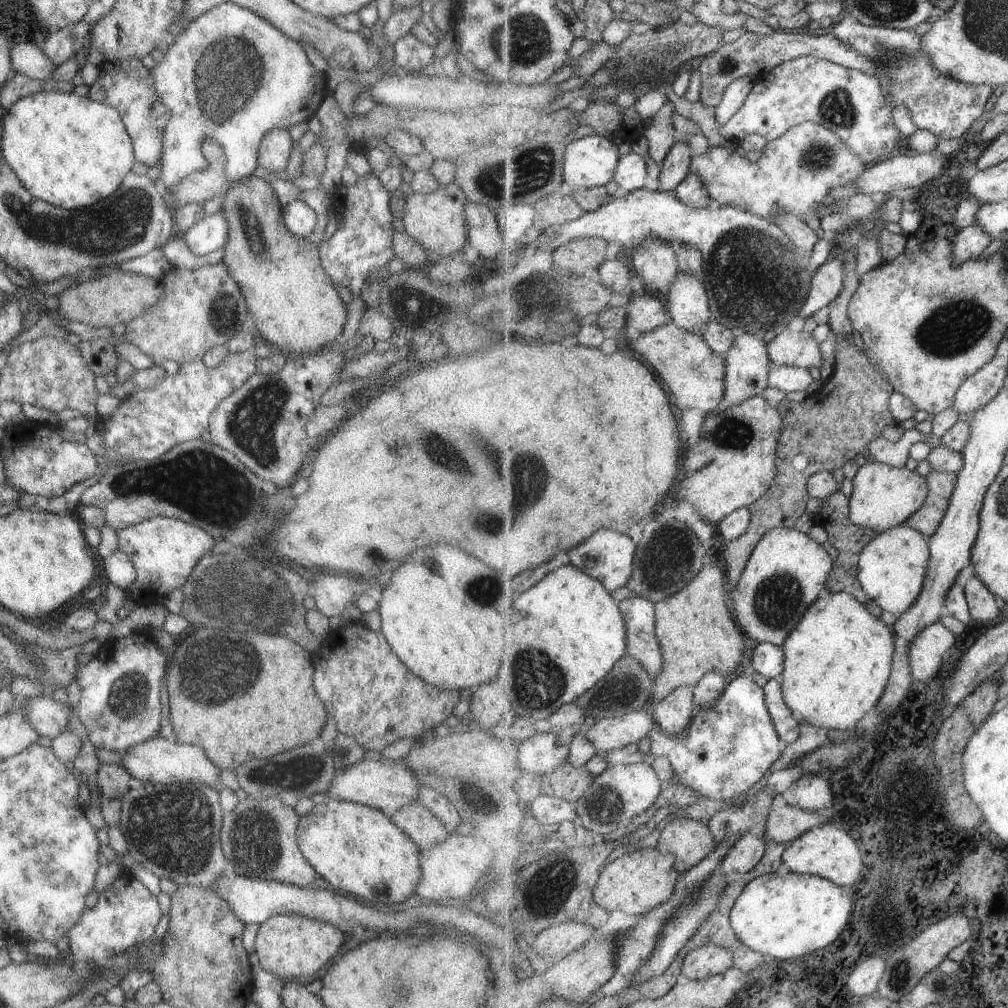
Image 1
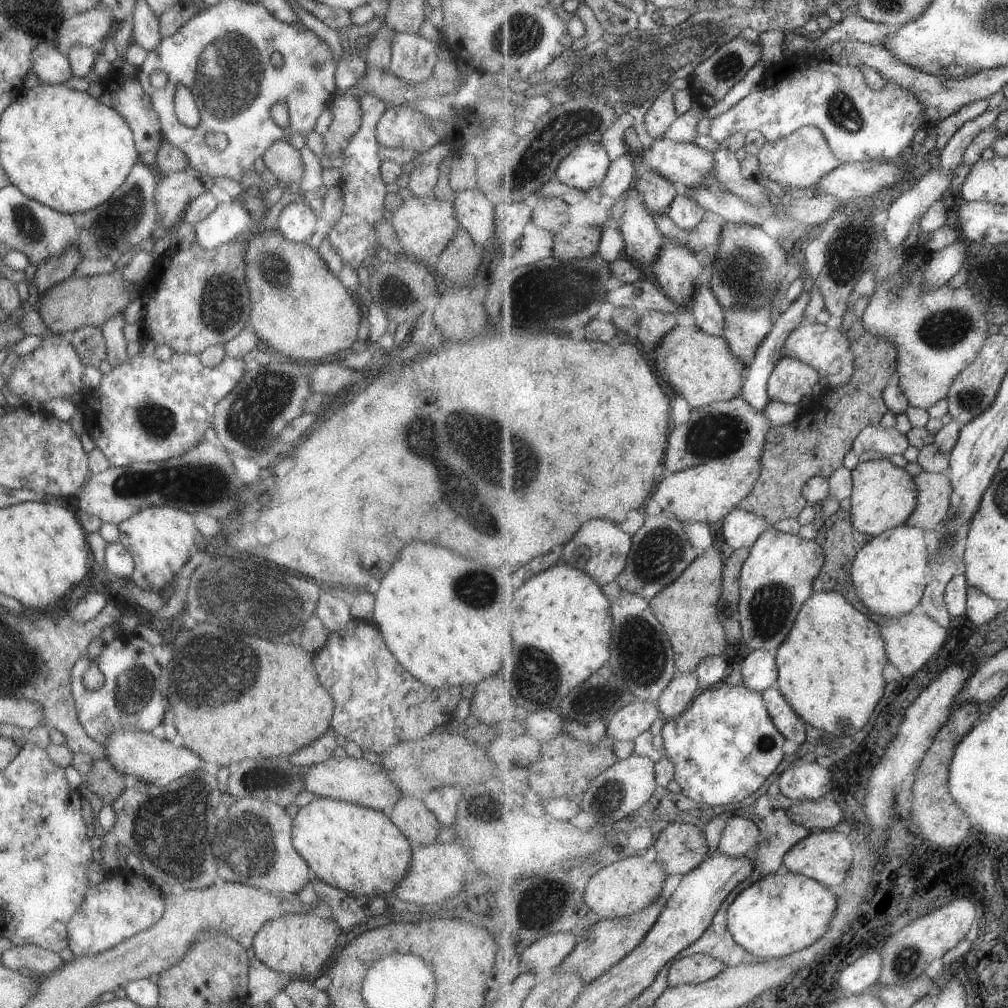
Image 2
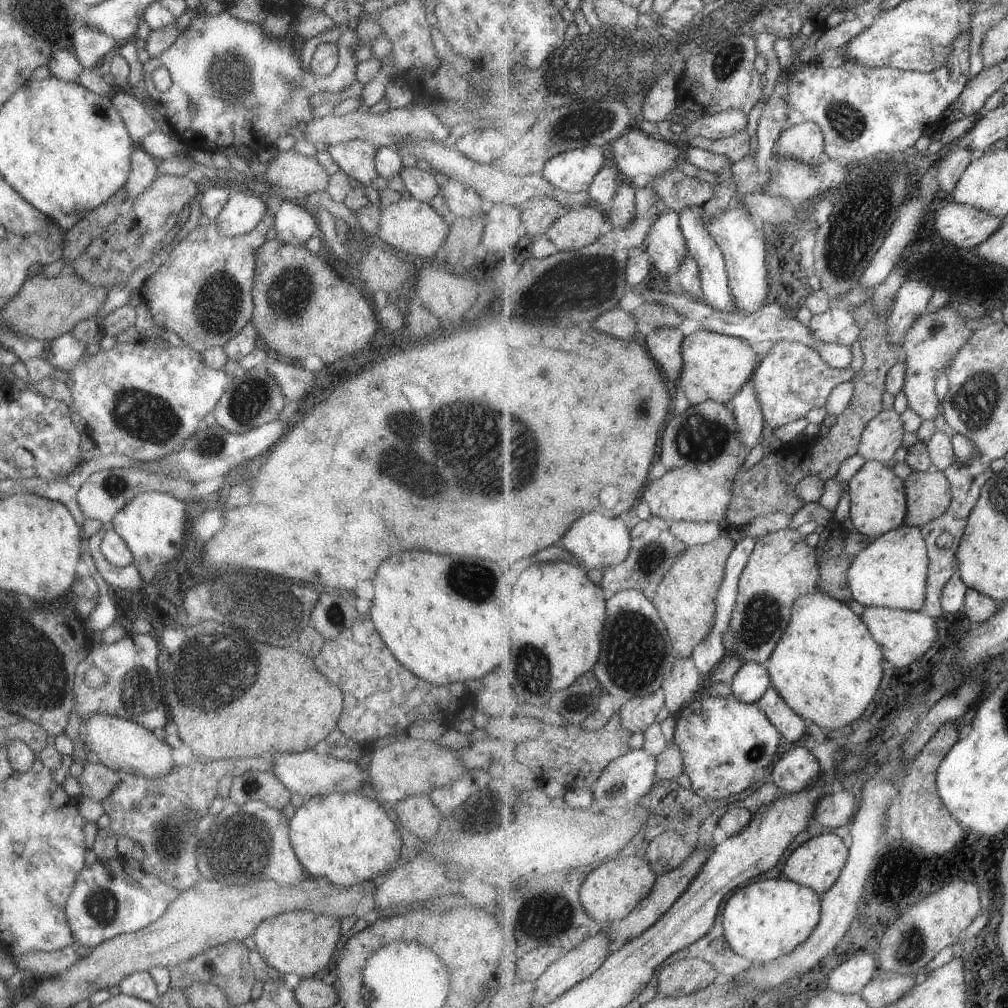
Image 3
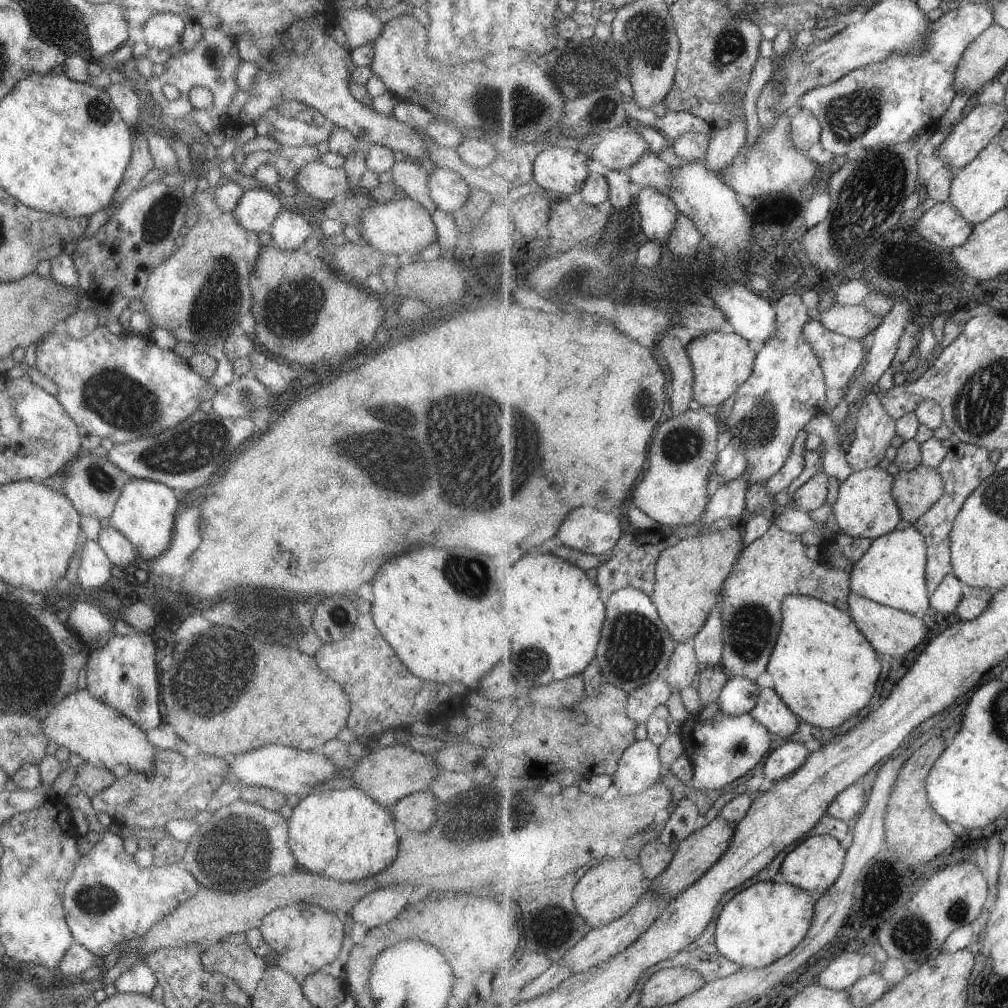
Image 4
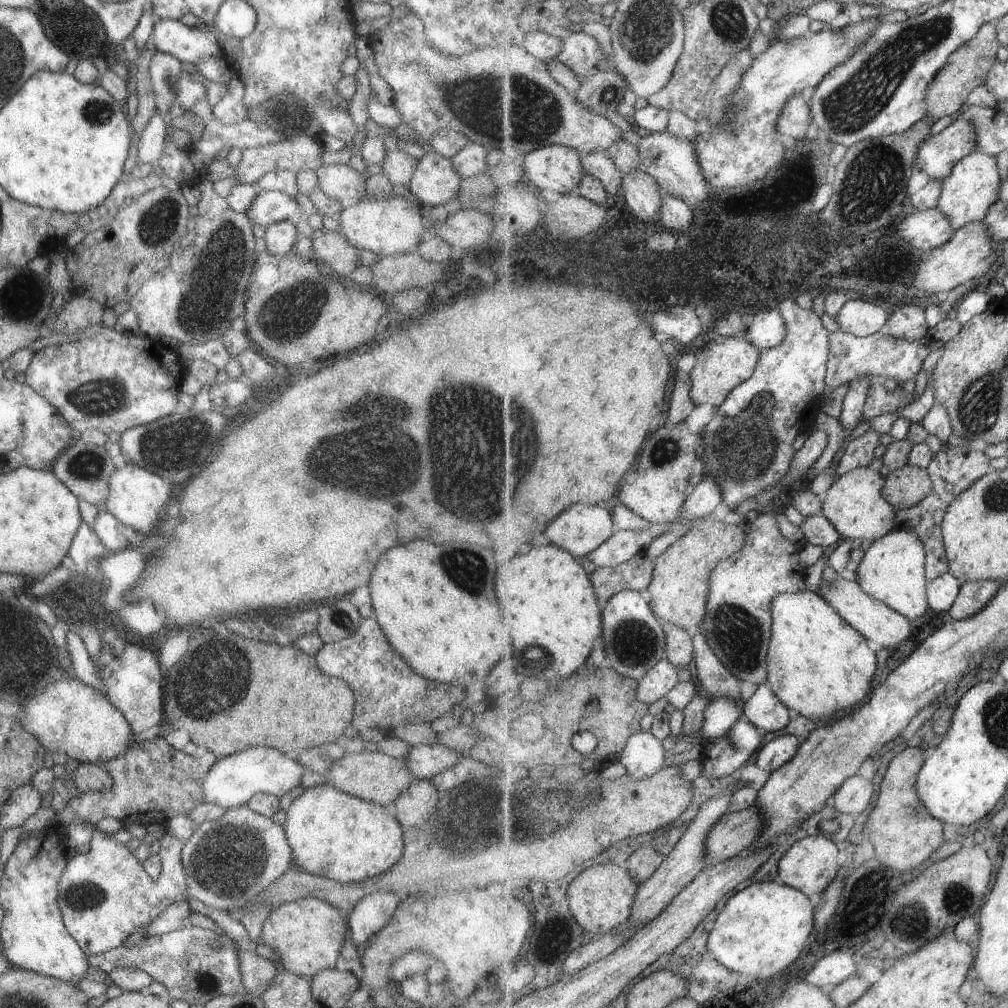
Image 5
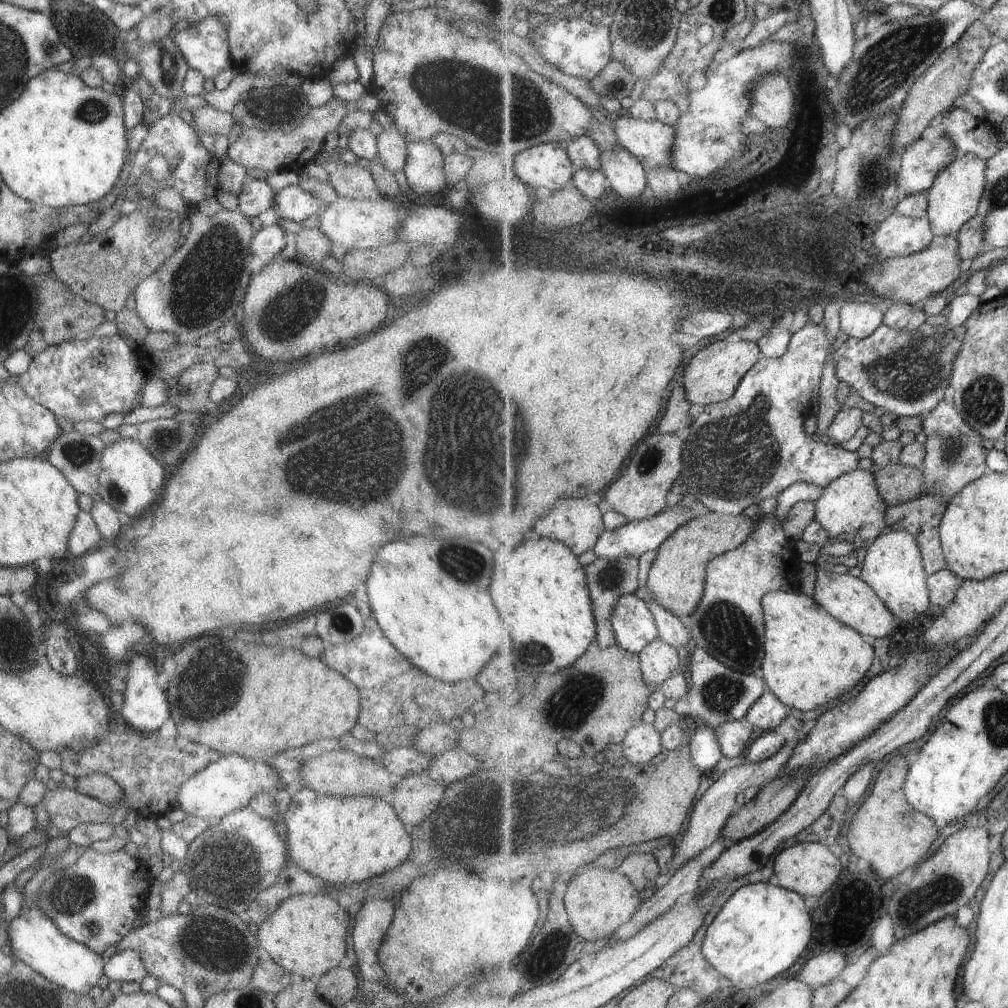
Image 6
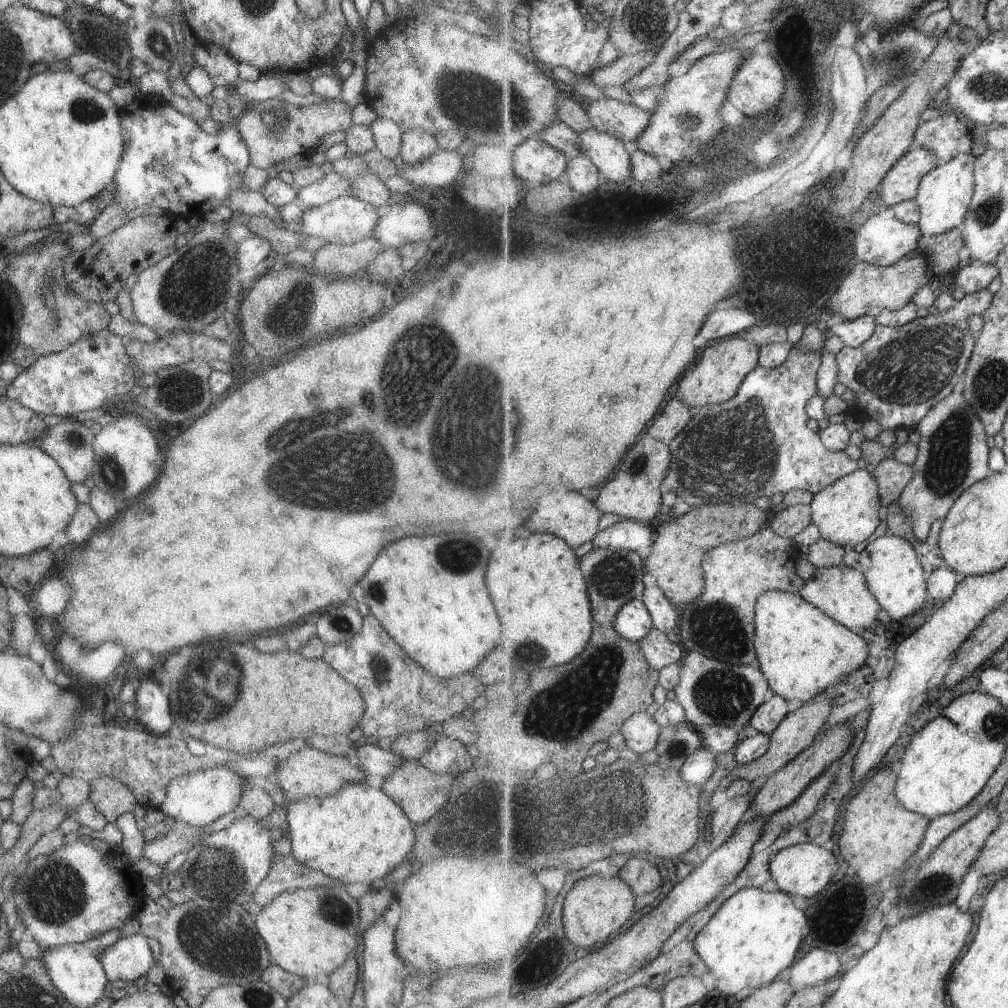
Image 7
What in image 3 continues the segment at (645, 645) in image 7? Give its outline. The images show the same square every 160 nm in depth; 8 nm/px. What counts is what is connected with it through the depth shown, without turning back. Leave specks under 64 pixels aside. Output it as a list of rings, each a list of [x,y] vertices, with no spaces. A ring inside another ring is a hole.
[[[663,689],[646,697],[627,701],[619,710],[620,721],[625,730],[631,733],[629,749],[641,749],[644,744],[643,733],[655,723],[659,712],[666,707]]]

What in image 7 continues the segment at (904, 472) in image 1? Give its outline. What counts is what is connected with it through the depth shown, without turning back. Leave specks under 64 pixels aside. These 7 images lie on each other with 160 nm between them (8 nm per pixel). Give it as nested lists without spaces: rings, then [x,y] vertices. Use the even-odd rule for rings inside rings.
[[[857,469],[818,492],[810,505],[812,522],[819,527],[822,537],[845,548],[865,542],[875,534],[881,524],[880,486],[875,475],[865,469]]]

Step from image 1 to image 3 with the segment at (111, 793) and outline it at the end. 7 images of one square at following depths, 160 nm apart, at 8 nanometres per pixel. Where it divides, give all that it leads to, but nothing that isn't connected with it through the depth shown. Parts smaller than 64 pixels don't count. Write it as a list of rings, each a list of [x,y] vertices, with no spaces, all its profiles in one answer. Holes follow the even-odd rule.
[[[87,762],[78,776],[80,794],[88,799],[101,802],[127,776],[126,773],[107,768],[99,762]]]

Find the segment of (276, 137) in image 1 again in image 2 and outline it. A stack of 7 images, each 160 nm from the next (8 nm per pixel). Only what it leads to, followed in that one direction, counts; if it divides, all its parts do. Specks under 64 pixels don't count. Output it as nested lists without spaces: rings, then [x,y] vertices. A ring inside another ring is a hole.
[[[285,138],[271,142],[260,158],[264,167],[273,174],[277,181],[296,187],[301,180],[303,163],[299,151],[293,148]]]

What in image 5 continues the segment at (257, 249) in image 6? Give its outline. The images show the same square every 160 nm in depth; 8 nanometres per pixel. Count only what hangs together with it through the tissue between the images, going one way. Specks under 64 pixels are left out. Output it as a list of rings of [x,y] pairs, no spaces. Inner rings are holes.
[[[285,219],[265,228],[262,242],[268,253],[279,256],[294,251],[294,244],[300,237],[295,229],[295,221]]]

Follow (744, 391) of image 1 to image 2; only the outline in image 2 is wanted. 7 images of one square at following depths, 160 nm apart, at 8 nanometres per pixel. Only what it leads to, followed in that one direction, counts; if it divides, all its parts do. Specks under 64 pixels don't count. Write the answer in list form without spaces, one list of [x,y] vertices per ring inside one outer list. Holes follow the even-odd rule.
[[[766,303],[763,307],[757,311],[751,311],[750,309],[725,309],[726,312],[726,327],[724,330],[724,338],[730,344],[733,354],[740,359],[744,364],[749,364],[749,368],[752,360],[756,357],[758,346],[767,338],[767,335],[773,330],[774,323],[771,322],[771,309],[770,305]]]

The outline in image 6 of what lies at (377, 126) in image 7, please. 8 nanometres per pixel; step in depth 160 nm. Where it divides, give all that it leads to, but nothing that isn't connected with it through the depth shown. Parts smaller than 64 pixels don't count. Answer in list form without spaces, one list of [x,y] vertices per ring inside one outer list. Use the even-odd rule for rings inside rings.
[[[395,128],[374,130],[376,134],[376,159],[390,173],[402,170],[407,158],[406,140]]]

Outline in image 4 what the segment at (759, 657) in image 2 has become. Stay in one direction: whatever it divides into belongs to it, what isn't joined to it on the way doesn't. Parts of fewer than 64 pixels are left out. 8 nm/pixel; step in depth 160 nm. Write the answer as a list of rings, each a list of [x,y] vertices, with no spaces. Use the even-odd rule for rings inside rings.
[[[731,677],[718,698],[721,712],[728,715],[750,713],[757,704],[761,688],[747,677]]]

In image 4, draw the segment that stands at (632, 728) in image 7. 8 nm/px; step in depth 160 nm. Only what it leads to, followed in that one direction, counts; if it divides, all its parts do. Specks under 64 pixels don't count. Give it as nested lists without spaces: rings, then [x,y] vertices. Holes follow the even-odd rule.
[[[646,738],[623,753],[611,778],[619,792],[636,795],[659,782],[663,773],[660,747]]]

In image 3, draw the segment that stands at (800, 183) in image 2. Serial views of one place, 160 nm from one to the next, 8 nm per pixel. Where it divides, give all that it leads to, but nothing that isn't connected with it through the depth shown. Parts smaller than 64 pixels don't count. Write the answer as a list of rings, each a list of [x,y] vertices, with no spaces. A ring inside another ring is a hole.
[[[802,122],[785,130],[778,140],[776,156],[795,157],[818,165],[829,159],[823,127],[816,122]]]

